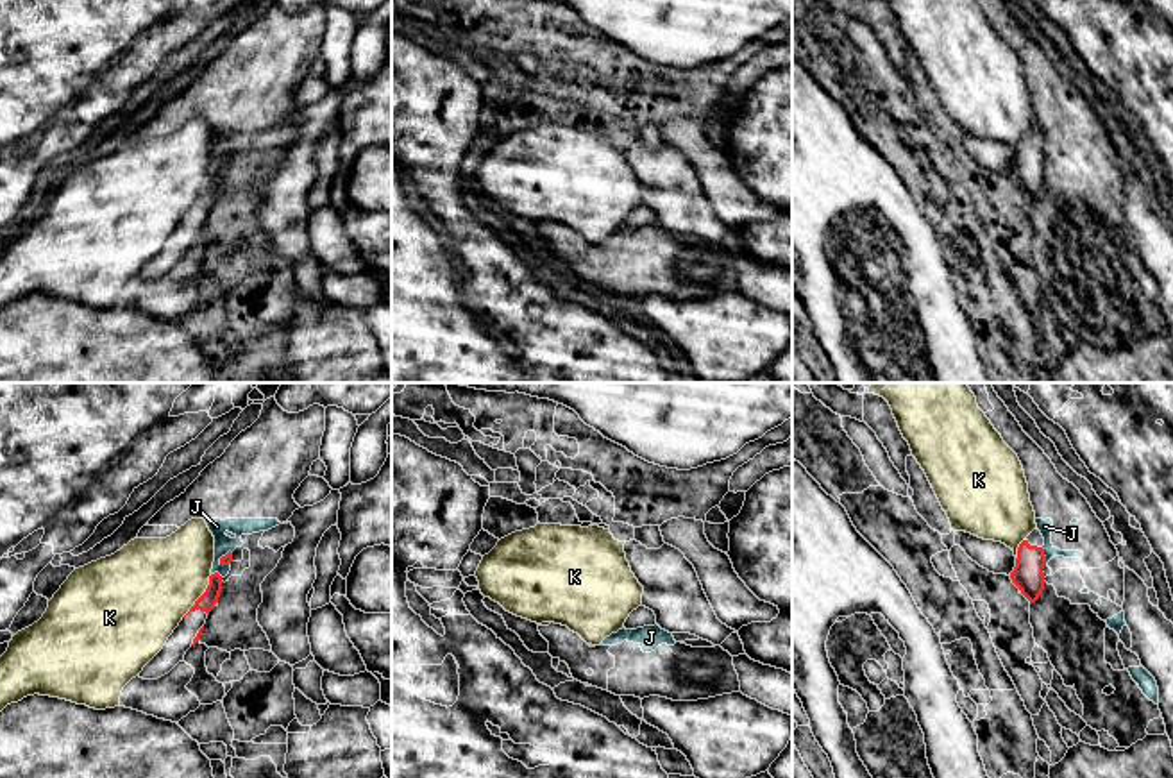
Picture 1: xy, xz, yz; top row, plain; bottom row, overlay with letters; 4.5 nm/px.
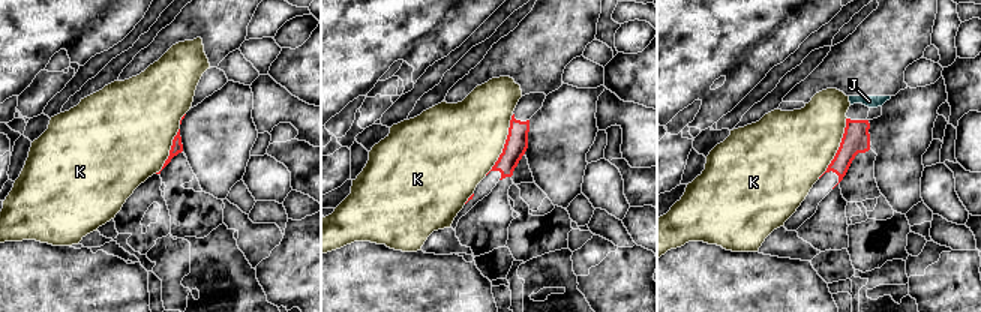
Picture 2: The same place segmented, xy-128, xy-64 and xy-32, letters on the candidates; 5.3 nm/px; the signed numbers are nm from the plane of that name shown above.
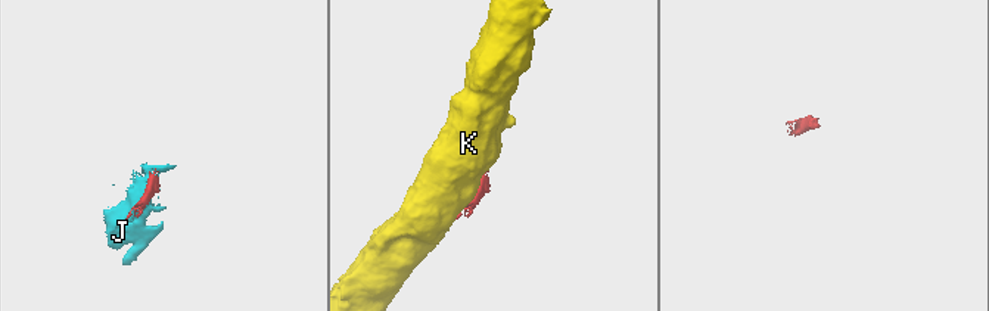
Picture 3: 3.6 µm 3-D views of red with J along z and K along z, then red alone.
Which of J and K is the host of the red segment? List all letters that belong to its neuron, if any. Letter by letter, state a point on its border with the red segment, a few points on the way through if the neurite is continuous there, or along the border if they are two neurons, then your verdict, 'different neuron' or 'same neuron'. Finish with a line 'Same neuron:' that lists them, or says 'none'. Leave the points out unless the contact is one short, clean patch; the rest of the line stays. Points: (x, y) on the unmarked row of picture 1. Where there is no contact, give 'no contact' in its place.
J: yz (1045, 161) | along yz (1041, 147), (1045, 176) | different neuron
K: xy (201, 195) | different neuron
Same neuron: none

